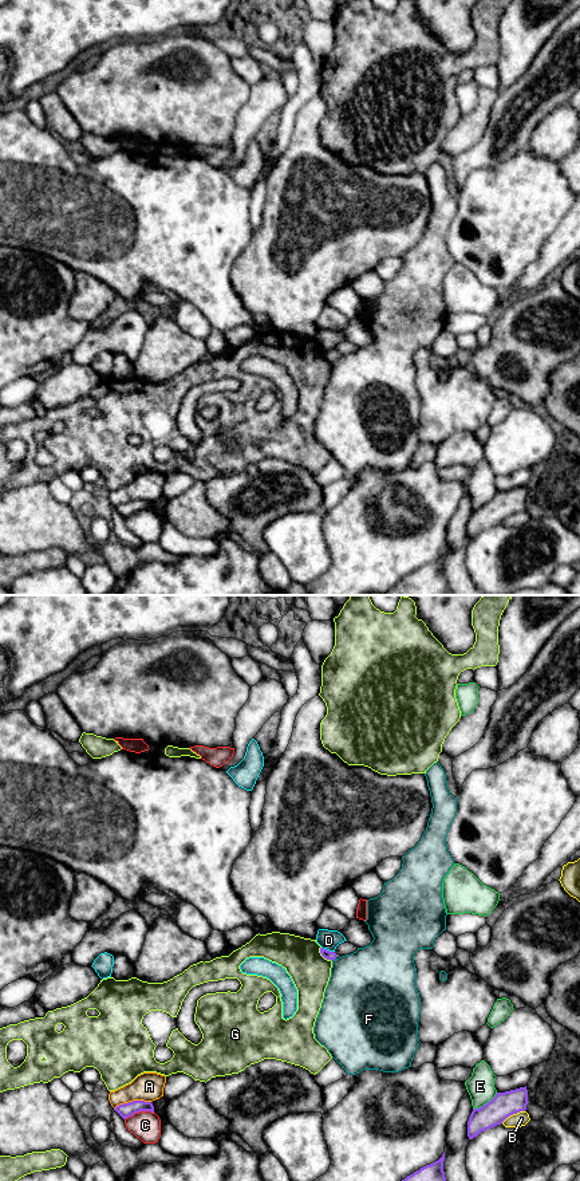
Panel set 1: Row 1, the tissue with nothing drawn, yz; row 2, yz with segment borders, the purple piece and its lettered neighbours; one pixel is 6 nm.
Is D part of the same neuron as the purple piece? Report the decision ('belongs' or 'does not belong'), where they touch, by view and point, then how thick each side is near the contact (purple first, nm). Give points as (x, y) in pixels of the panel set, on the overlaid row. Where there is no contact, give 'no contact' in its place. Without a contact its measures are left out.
does not belong | yz (328, 951) | 50/120 nm

